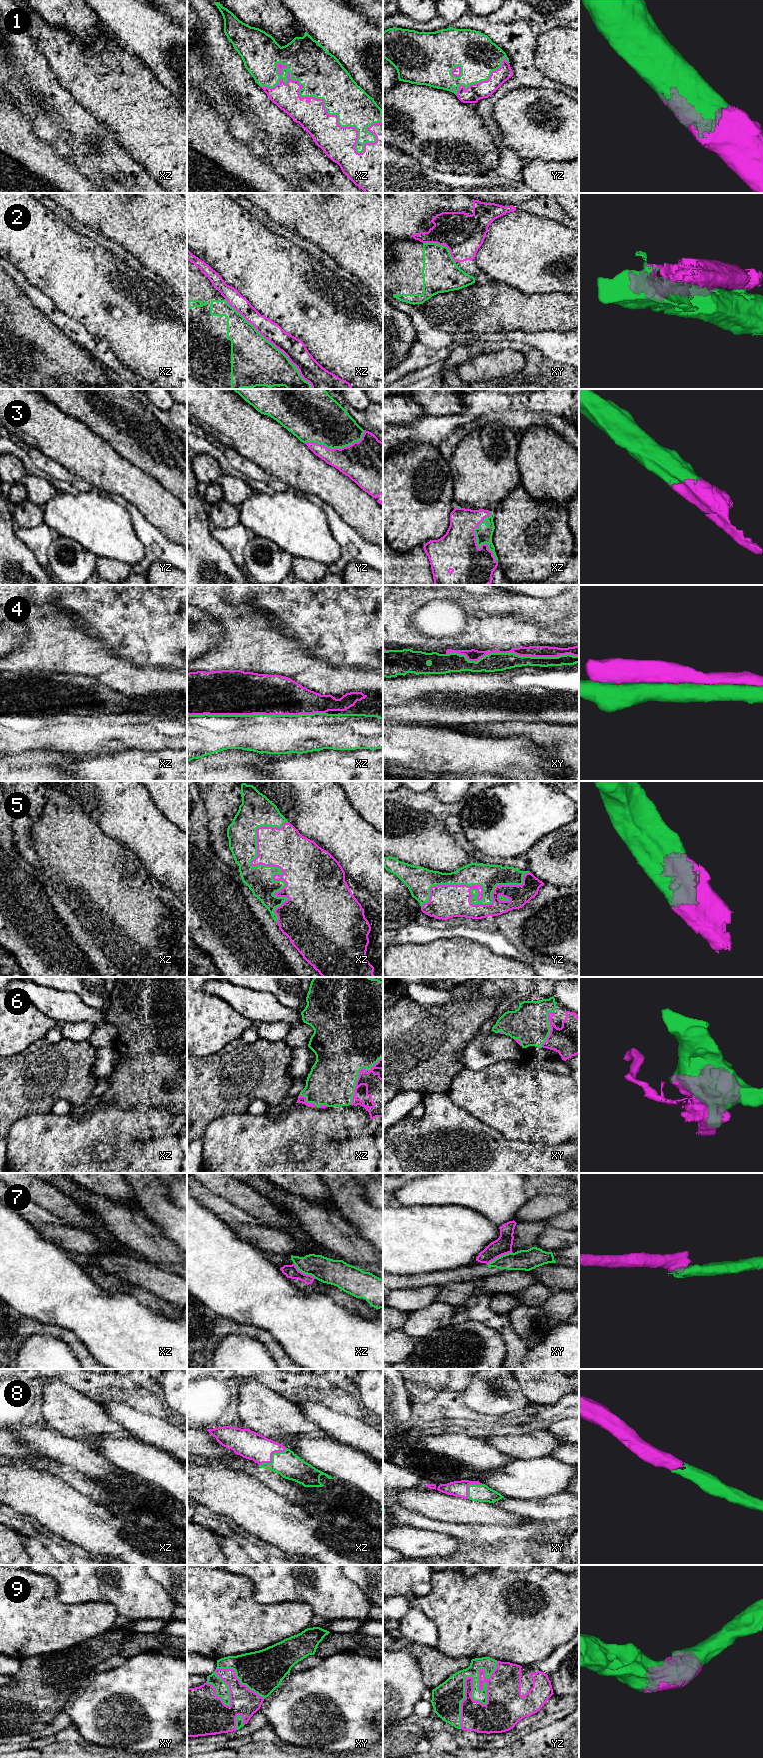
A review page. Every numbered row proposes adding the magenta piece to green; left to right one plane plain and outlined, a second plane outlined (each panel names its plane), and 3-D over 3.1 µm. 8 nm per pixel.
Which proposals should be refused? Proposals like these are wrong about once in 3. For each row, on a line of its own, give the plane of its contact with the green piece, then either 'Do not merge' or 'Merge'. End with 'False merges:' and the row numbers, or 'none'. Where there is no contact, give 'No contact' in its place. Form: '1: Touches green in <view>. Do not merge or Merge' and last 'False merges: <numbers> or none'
1: Touches green in xz. Merge
2: Touches green in xz. Do not merge
3: Touches green in xz. Merge
4: Touches green in xz. Do not merge
5: Touches green in yz. Merge
6: Touches green in xz. Merge
7: Touches green in xy. Do not merge
8: Touches green in xz. Merge
9: Touches green in yz. Merge
False merges: 2, 4, 7

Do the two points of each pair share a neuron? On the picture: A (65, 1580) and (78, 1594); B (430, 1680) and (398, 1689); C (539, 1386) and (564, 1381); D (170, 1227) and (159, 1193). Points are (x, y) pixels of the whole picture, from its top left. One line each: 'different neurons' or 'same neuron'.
A: same neuron
B: different neurons
C: same neuron
D: same neuron

